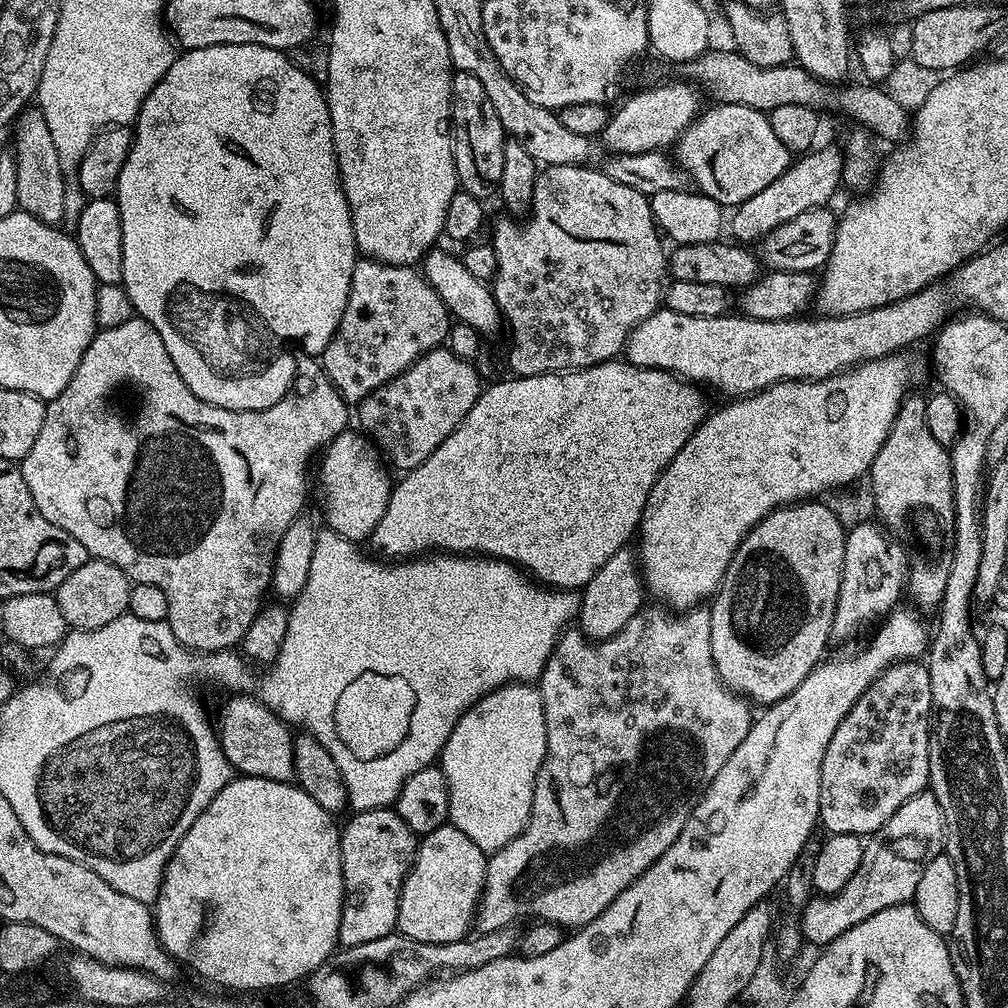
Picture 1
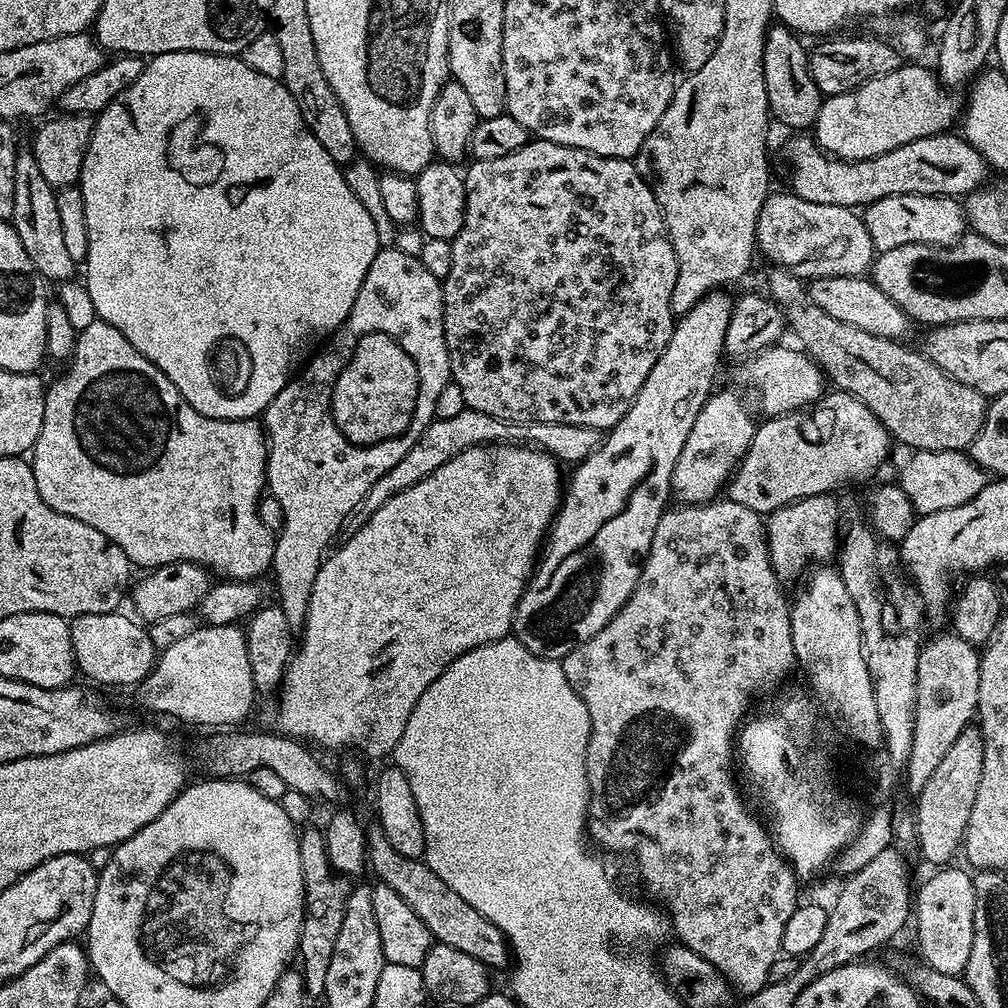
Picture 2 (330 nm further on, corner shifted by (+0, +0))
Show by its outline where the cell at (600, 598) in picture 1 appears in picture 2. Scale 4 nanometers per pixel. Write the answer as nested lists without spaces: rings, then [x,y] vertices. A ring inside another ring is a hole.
[[[713,391],[702,410],[698,410],[698,418],[694,418],[694,430],[690,430],[690,438],[686,438],[682,454],[678,454],[671,491],[675,503],[691,506],[717,499],[725,491],[732,473],[746,454],[757,427],[758,420],[752,417],[751,410],[744,405],[744,400],[738,393]]]

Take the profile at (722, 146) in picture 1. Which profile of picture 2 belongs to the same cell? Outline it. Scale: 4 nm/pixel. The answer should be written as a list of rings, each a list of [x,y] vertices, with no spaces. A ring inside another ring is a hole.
[[[939,132],[936,136],[918,138],[914,142],[902,145],[901,148],[895,148],[869,160],[842,160],[828,155],[811,135],[793,135],[796,137],[784,148],[784,156],[788,159],[788,172],[792,175],[790,191],[793,196],[806,198],[806,202],[826,202],[830,206],[846,206],[853,210],[863,209],[876,200],[898,194],[966,198],[989,179],[990,169],[982,154],[978,154],[978,150],[974,150],[974,146],[970,146],[963,135],[952,135]]]

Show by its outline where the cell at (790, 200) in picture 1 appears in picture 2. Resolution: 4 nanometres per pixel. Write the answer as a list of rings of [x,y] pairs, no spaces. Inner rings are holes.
[[[717,290],[708,296],[704,296],[692,309],[683,313],[673,323],[670,342],[666,342],[666,350],[662,350],[658,362],[654,362],[654,370],[650,370],[646,382],[642,382],[642,390],[638,390],[638,398],[634,398],[630,410],[626,410],[626,414],[601,439],[598,450],[594,450],[594,454],[590,454],[590,458],[586,458],[582,463],[575,465],[573,472],[576,473],[573,474],[572,481],[569,484],[567,481],[566,491],[560,501],[560,510],[552,522],[546,543],[542,548],[542,555],[539,557],[532,577],[528,579],[524,593],[520,596],[516,613],[512,619],[512,632],[515,640],[522,642],[522,646],[526,646],[526,650],[530,650],[536,656],[541,656],[547,660],[563,661],[564,656],[570,654],[570,650],[582,646],[582,642],[590,642],[590,638],[594,638],[594,634],[598,634],[598,630],[602,630],[602,626],[606,626],[610,622],[610,618],[614,618],[614,614],[618,614],[622,610],[622,606],[626,606],[630,594],[634,594],[634,590],[638,586],[641,567],[648,557],[650,542],[654,542],[654,530],[658,530],[658,518],[662,518],[662,514],[670,504],[672,475],[674,474],[674,466],[678,462],[678,454],[682,454],[682,446],[686,446],[686,438],[690,438],[690,430],[694,430],[694,418],[698,418],[698,410],[702,410],[702,406],[714,391],[712,383],[715,382],[716,371],[720,368],[720,356],[725,355],[726,330],[732,321],[734,300],[733,297],[728,297],[728,294],[727,291]]]

